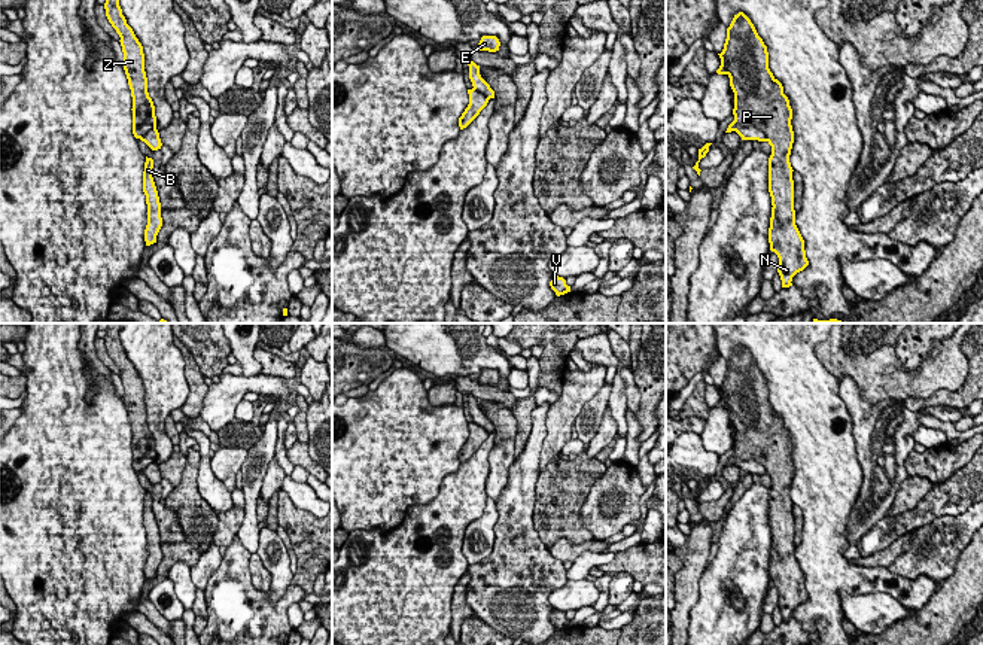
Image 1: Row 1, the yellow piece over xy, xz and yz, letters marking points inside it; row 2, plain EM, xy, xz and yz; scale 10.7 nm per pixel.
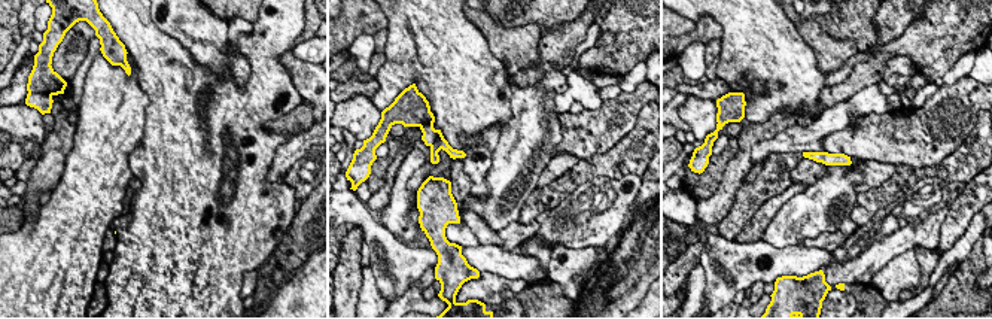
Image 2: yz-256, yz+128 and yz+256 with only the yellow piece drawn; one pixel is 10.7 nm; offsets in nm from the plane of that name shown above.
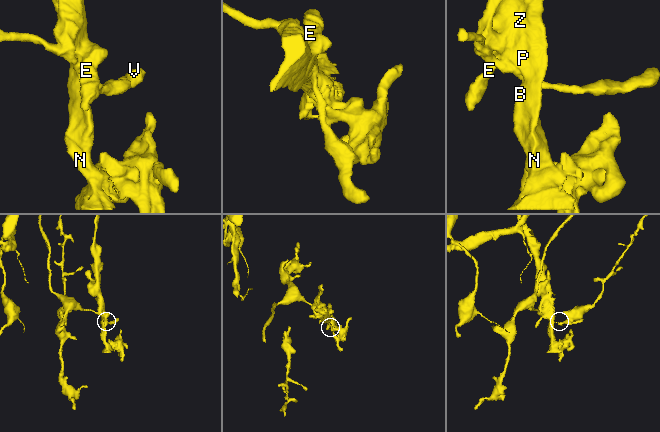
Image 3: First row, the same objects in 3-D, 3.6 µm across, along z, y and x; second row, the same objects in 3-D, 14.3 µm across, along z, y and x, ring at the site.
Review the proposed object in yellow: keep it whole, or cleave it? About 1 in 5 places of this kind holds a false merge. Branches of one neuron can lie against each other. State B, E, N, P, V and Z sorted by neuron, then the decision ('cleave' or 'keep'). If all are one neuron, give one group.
B E N P Z / V; cleave

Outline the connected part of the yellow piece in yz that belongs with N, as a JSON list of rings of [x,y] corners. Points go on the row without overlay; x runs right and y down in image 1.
[[[743,346],[734,349],[718,389],[721,399],[716,407],[730,411],[734,426],[734,454],[725,466],[754,460],[766,468],[772,480],[769,526],[773,541],[769,576],[779,591],[782,621],[789,621],[792,611],[809,599],[804,573],[795,559],[794,503],[789,496],[794,477],[792,442],[782,417],[769,402],[767,380]]]

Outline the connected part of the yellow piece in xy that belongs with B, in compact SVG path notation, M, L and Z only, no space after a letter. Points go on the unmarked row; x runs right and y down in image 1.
M146 490L143 505L143 526L147 538L147 559L144 563L146 579L156 576L156 569L162 560L161 536L152 511L153 493Z

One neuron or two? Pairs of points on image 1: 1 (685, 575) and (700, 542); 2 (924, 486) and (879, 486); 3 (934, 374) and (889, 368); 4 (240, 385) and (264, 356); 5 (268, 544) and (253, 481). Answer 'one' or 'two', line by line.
1: one
2: two
3: one
4: two
5: two

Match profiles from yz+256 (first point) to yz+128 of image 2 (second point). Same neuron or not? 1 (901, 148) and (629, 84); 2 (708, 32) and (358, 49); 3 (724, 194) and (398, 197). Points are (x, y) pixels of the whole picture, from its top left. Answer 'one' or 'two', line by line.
1: two
2: two
3: two

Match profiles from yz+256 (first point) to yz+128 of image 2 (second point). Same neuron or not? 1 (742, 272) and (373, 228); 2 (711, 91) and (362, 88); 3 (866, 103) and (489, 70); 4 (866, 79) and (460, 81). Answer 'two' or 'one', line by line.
1: one
2: one
3: two
4: two

